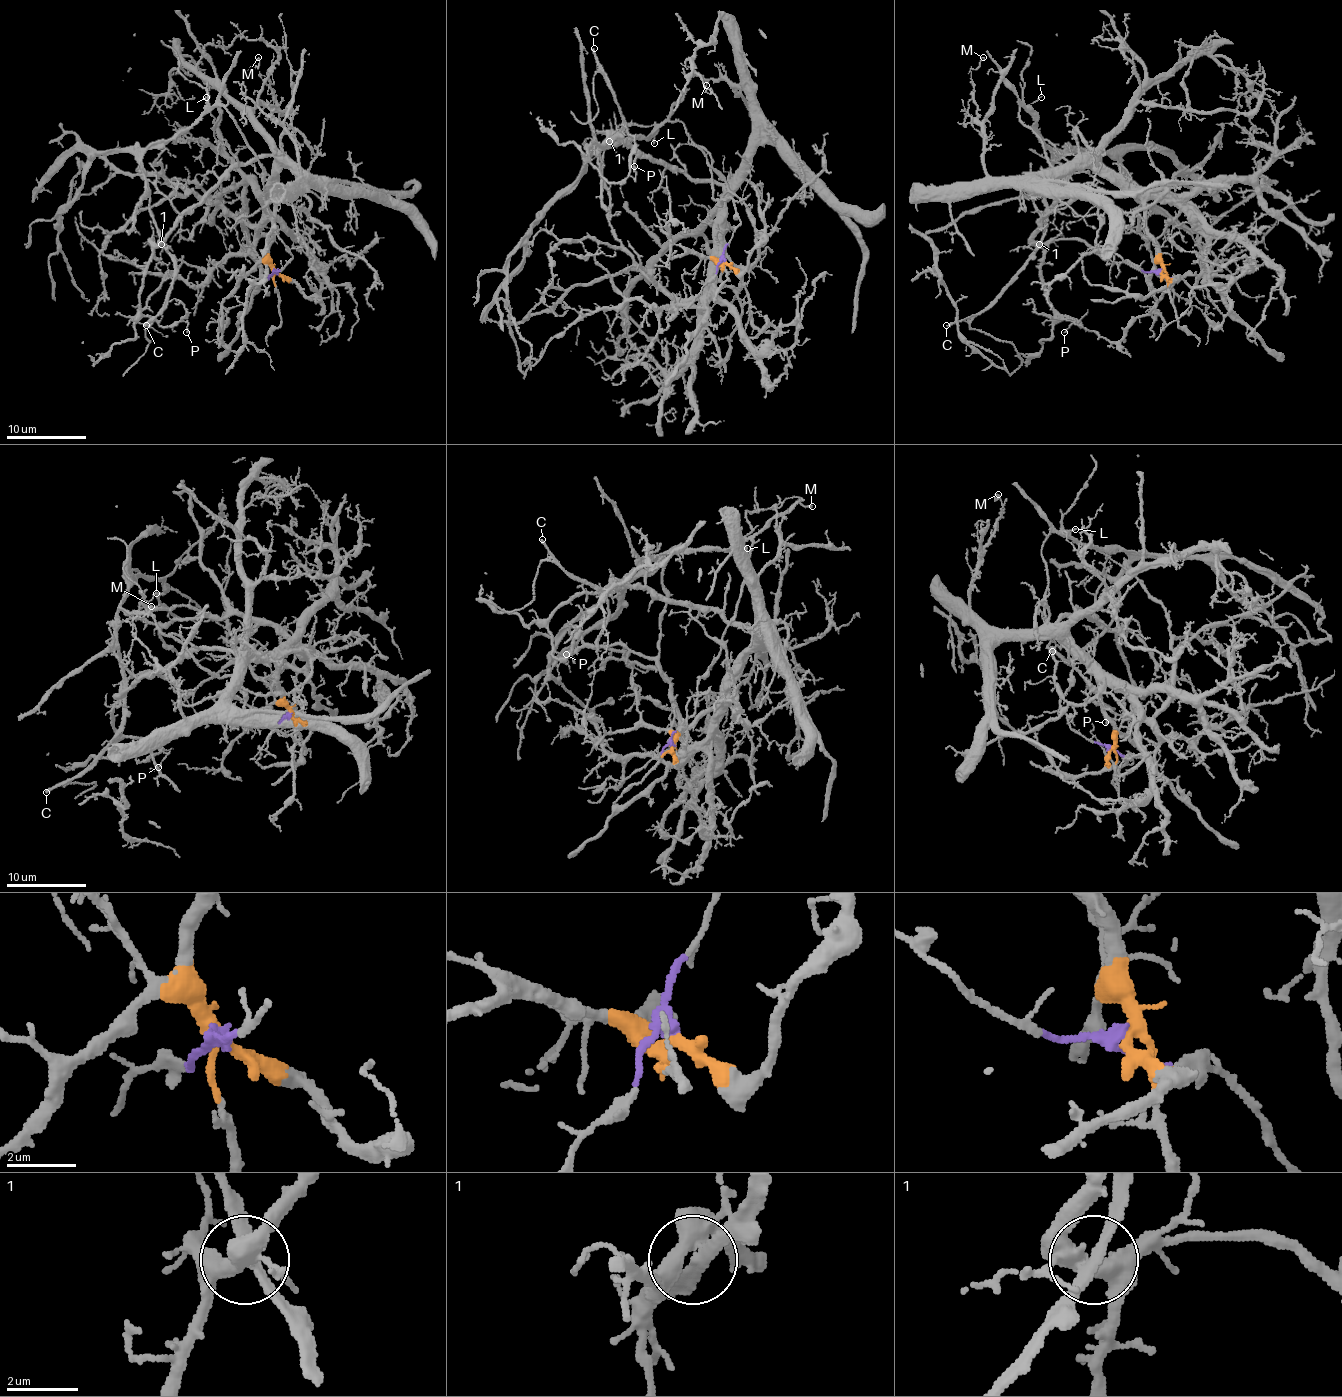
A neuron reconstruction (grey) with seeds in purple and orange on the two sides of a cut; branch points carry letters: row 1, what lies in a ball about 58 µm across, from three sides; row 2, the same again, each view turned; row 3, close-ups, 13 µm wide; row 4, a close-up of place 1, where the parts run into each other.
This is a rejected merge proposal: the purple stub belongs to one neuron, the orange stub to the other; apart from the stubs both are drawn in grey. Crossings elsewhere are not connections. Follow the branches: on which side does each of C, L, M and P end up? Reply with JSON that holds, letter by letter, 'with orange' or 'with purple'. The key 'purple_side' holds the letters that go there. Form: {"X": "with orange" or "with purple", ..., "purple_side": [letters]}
{"C": "with purple", "L": "with purple", "M": "with orange", "P": "with orange", "purple_side": ["C", "L"]}

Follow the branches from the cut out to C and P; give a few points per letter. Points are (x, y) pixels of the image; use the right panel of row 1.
C: (1159, 270), (1097, 242), (1095, 198), (1055, 168), (1019, 107), (1051, 160), (1039, 246), (983, 310), (945, 326)
P: (1161, 270), (1143, 200), (1081, 156), (1033, 240), (1043, 250), (1047, 302), (1081, 326), (1075, 322), (1063, 332)

